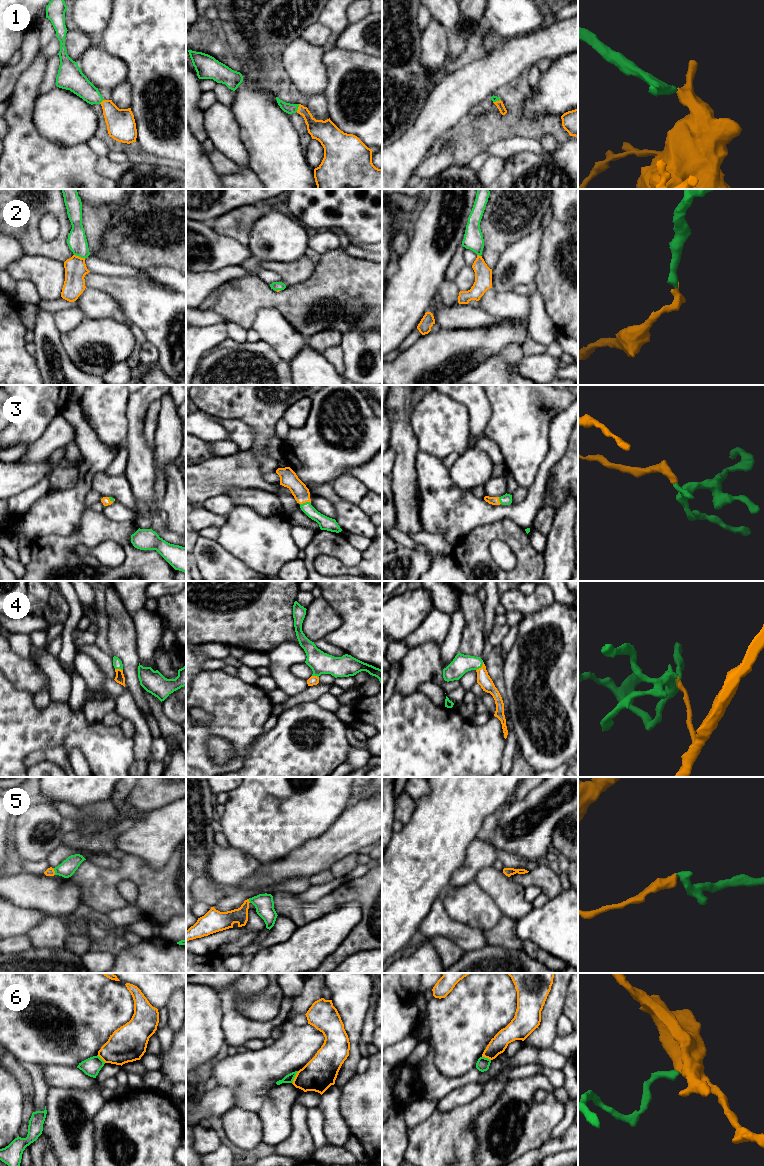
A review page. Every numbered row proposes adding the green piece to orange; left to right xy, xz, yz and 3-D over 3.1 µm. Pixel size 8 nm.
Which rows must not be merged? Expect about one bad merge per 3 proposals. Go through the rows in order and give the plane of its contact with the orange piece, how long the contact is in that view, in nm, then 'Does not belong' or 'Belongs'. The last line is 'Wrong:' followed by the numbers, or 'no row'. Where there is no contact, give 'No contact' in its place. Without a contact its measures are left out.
1: Touches orange in xz. Shared border 70 nm. Belongs
2: Touches orange in xy. Shared border 90 nm. Belongs
3: Touches orange in xz. Shared border 90 nm. Belongs
4: Touches orange in yz. Shared border 90 nm. Belongs
5: Touches orange in xy. Shared border 60 nm. Belongs
6: Touches orange in xz. Shared border 120 nm. Does not belong
Wrong: 6

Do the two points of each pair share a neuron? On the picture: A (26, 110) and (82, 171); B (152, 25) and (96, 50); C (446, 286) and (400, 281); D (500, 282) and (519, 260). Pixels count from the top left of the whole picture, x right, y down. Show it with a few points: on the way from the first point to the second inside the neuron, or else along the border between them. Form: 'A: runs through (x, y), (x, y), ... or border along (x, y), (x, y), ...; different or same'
A: runs through (26, 129), (26, 132), (63, 169); same
B: border along (96, 40), (109, 53), (122, 61); different
C: border along (445, 277), (437, 291); different
D: runs through (505, 277), (517, 265); same

